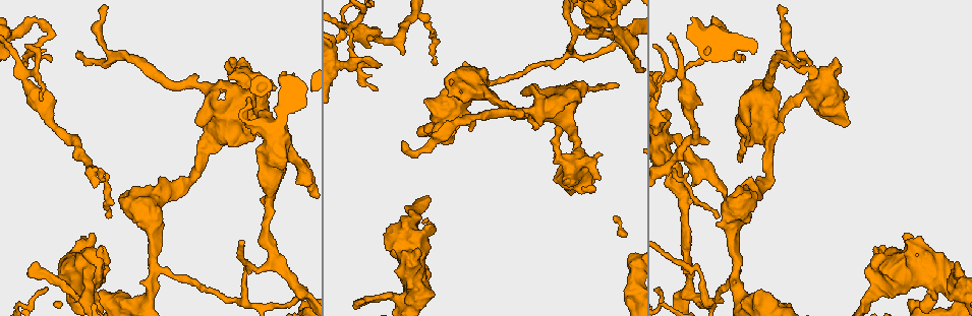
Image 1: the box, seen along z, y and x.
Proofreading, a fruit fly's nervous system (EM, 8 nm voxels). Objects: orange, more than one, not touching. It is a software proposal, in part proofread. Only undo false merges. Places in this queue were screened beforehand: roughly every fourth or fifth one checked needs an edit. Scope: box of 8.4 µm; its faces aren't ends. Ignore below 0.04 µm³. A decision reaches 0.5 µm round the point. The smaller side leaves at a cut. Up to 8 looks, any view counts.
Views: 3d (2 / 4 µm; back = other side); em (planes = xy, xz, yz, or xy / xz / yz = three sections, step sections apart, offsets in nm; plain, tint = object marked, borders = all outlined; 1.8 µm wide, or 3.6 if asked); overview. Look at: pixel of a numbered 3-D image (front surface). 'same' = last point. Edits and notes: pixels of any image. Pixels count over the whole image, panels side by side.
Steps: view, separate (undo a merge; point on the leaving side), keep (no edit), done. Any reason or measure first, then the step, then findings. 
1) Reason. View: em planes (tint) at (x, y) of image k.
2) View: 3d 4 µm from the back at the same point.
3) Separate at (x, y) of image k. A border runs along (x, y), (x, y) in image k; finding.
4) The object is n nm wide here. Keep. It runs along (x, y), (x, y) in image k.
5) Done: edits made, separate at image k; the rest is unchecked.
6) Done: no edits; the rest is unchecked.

Side arm on a straight run. View: 3d 2 µm at (681, 70) of image 1.

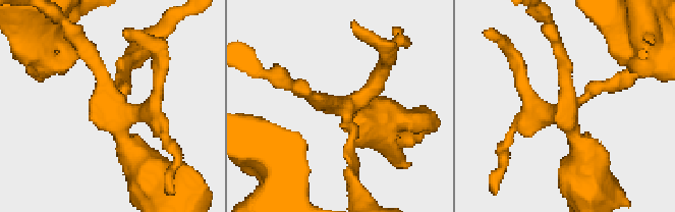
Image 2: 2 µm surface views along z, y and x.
Shape alone is not enough. View: em planes (tint) at (347, 110) of image 2.

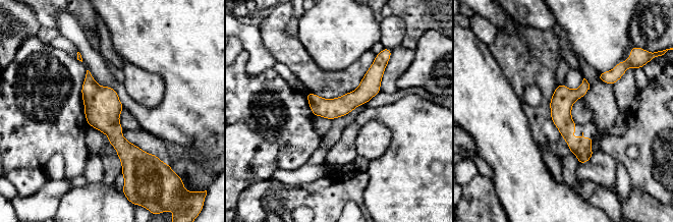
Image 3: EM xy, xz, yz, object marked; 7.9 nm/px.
Keep. All the same neuron.

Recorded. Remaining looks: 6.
Abrupt turn. View: 3d 4 µm at (299, 295) of image 1.

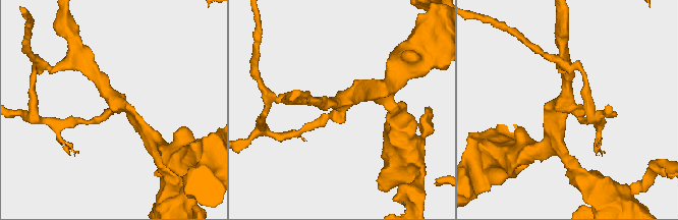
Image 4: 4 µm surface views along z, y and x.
Need the tissue. View: em planes (tint) at (569, 108) of image 4.

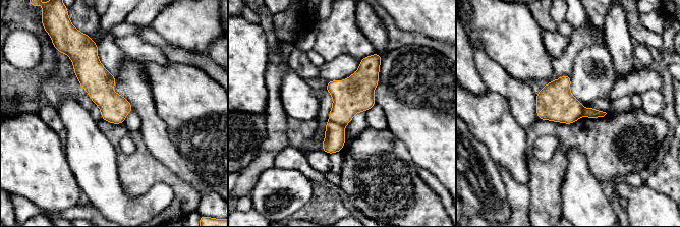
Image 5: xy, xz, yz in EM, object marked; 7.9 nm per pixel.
Separate at (346, 103) of image 5. A border runs along (329, 119), (343, 126) in image 5; a second neuron is stuck on.

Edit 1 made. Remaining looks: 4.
Redraw. View: overview.

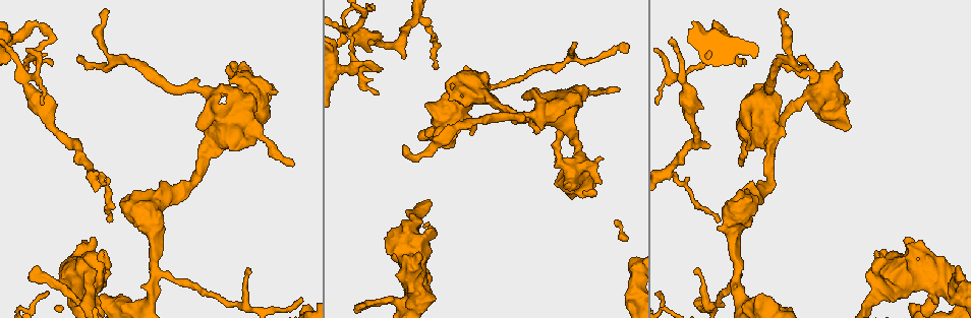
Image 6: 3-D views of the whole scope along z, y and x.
Sharp bend. View: 3d 4 µm at (412, 275) of image 6.

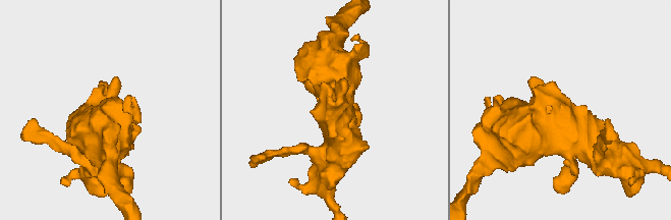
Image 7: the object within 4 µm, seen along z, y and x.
Need the tissue. View: em planes (tint) at (337, 110) of image 7.

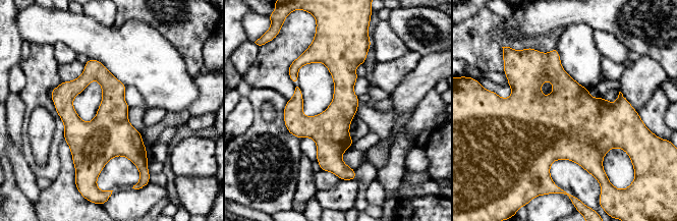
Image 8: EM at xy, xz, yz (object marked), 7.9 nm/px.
Keep. Continuous, no second neuron.

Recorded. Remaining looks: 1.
Done: edits made, separate at image 5; the rest is unchecked.

